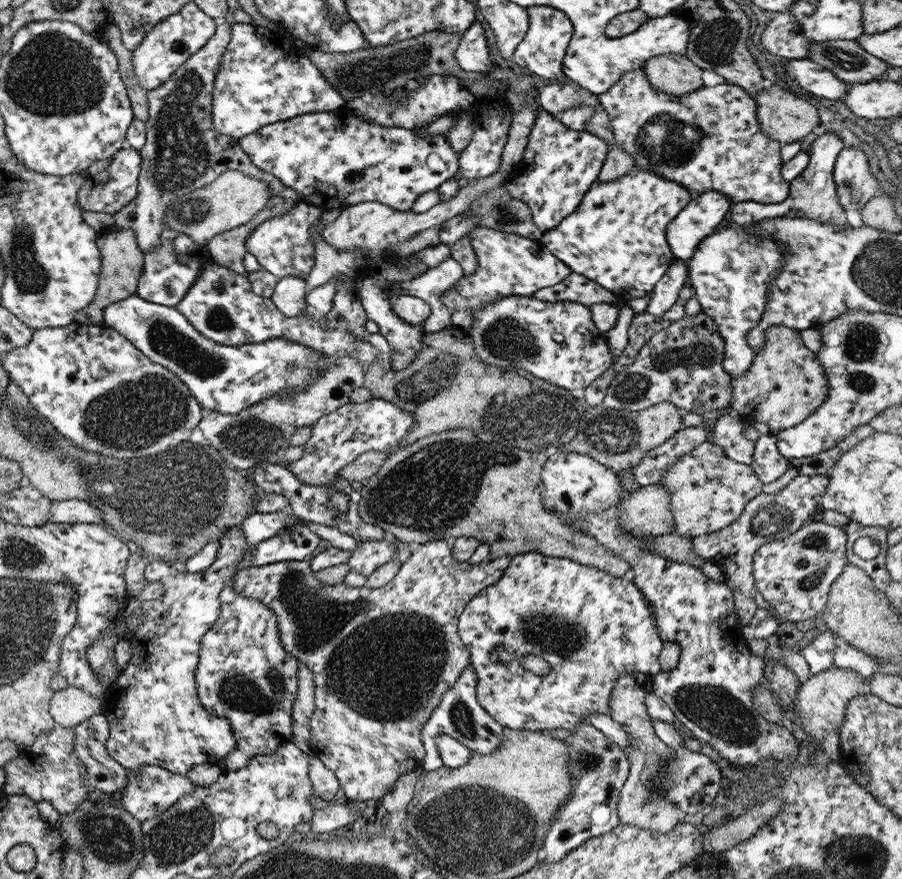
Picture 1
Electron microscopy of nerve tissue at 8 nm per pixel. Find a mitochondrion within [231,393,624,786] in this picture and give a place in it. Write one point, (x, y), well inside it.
(391, 669)

